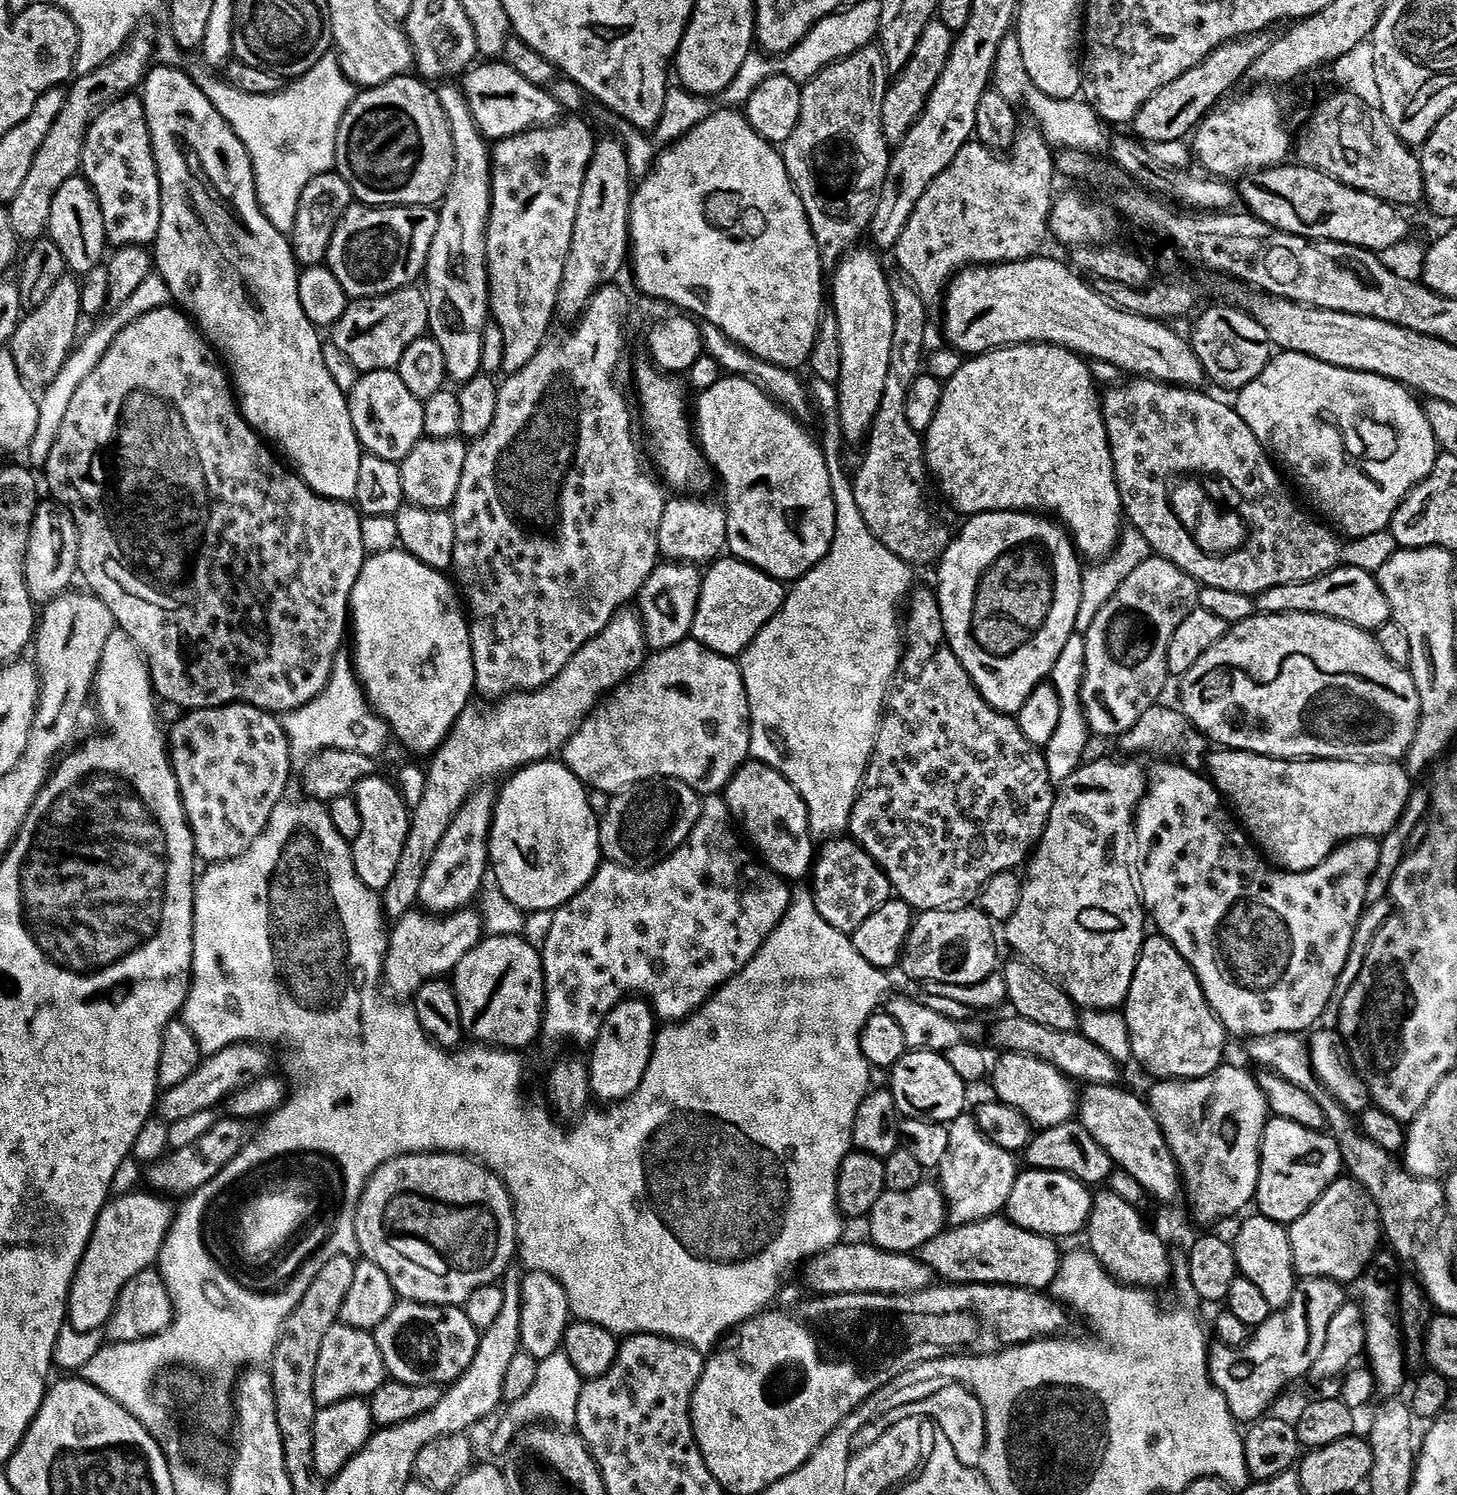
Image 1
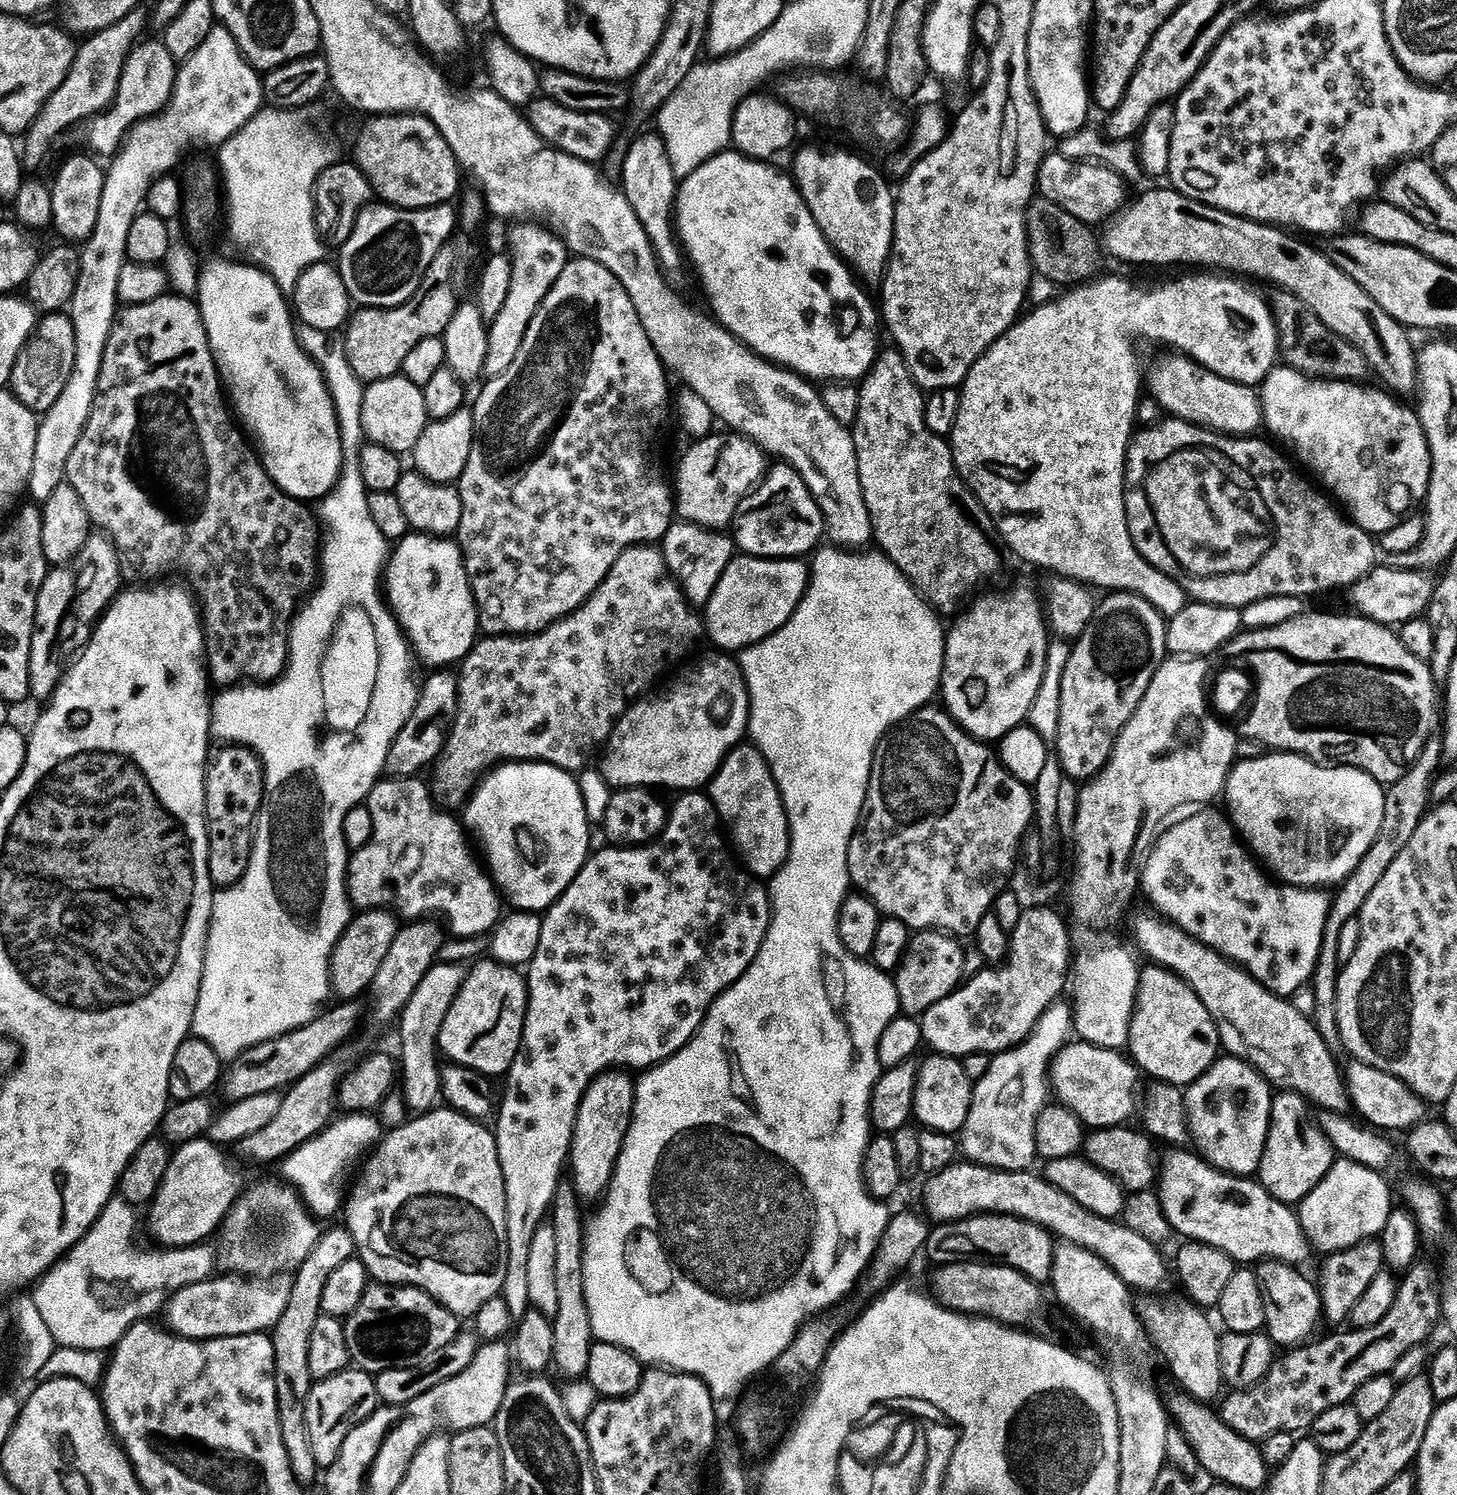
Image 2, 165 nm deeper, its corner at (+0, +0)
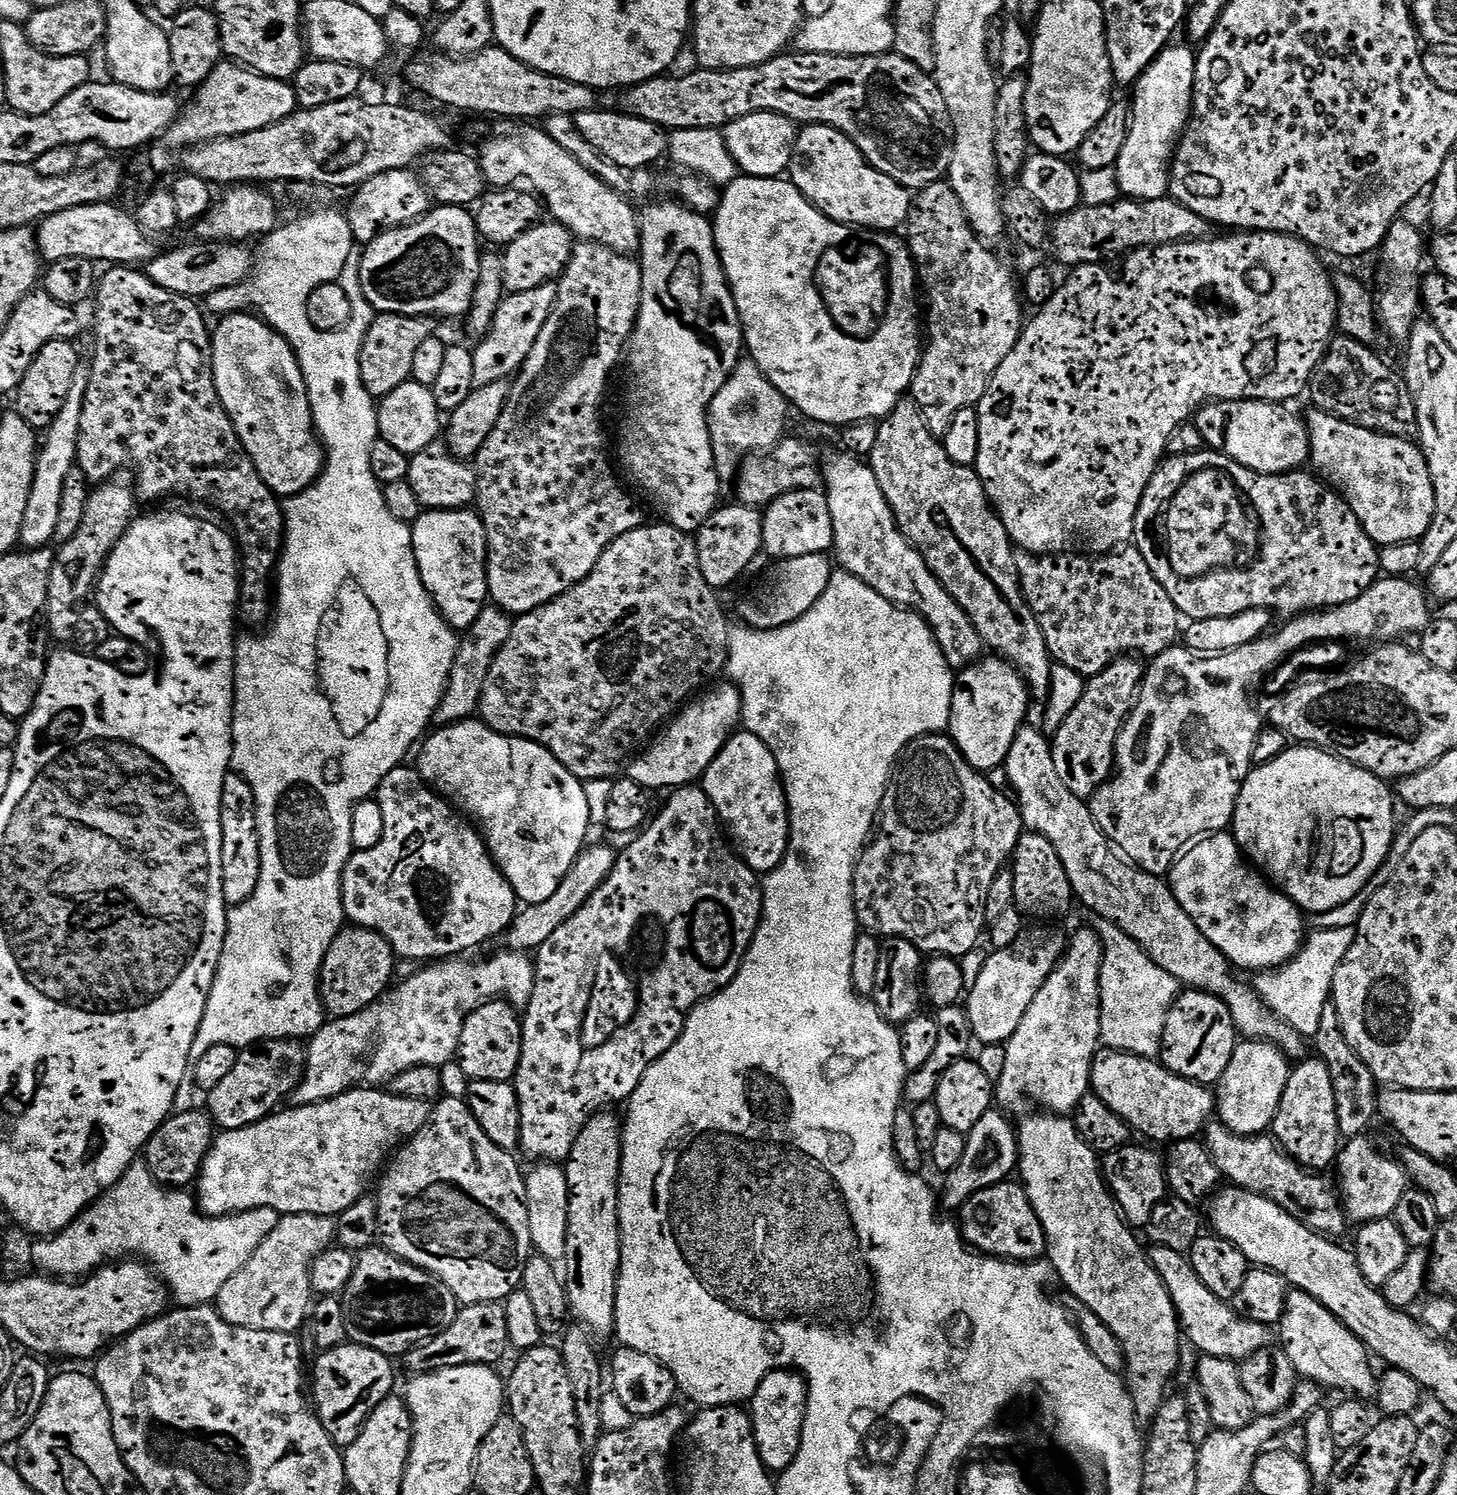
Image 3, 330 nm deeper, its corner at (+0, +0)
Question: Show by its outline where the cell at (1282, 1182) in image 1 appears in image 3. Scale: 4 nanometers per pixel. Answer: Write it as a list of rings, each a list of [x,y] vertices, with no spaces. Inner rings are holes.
[[[1319,1058],[1304,1060],[1297,1068],[1295,1065],[1289,1071],[1286,1090],[1282,1094],[1282,1102],[1278,1106],[1276,1119],[1272,1122],[1270,1132],[1288,1155],[1293,1156],[1299,1164],[1304,1165],[1309,1170],[1324,1170],[1324,1167],[1331,1160],[1333,1163],[1337,1159],[1342,1137],[1339,1132],[1338,1114],[1336,1113],[1334,1085],[1331,1081],[1330,1070],[1327,1069],[1324,1060]]]

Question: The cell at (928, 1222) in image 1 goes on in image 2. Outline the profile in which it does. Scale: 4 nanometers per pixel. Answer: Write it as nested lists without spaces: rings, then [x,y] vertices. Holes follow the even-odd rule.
[[[957,1162],[943,1172],[935,1173],[924,1192],[924,1200],[928,1204],[938,1206],[938,1216],[944,1220],[943,1223],[955,1223],[964,1219],[971,1219],[975,1215],[993,1214],[1018,1217],[1021,1220],[1030,1221],[1040,1228],[1048,1230],[1061,1241],[1068,1240],[1071,1245],[1092,1251],[1096,1256],[1102,1258],[1112,1268],[1125,1270],[1124,1268],[1142,1268],[1148,1272],[1156,1272],[1160,1280],[1168,1276],[1165,1269],[1168,1264],[1163,1251],[1155,1244],[1144,1238],[1144,1236],[1133,1232],[1125,1223],[1108,1219],[1102,1219],[1100,1215],[1086,1210],[1084,1206],[1070,1198],[1062,1190],[1058,1190],[1043,1175],[1035,1176],[1035,1171],[1003,1172],[996,1168],[984,1167],[971,1162]]]

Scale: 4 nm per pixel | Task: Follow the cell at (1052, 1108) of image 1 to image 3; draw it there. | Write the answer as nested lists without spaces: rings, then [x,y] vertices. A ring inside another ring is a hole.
[[[1111,1050],[1101,1051],[1093,1062],[1091,1091],[1139,1135],[1141,1132],[1152,1140],[1175,1142],[1199,1137],[1216,1108],[1211,1087],[1175,1076],[1155,1059]]]

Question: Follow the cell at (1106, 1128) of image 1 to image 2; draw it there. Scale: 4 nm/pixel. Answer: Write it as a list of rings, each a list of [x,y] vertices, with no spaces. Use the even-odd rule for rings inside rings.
[[[1176,1151],[1180,1152],[1170,1153],[1165,1160],[1163,1157],[1162,1173],[1158,1178],[1160,1207],[1164,1209],[1173,1233],[1198,1244],[1220,1248],[1244,1266],[1265,1260],[1304,1266],[1314,1256],[1299,1215],[1289,1205],[1276,1200],[1263,1184],[1213,1168],[1203,1155],[1195,1151]]]

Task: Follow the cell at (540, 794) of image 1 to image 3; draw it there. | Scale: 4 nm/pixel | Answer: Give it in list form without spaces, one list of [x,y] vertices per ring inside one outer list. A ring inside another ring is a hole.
[[[479,718],[459,720],[456,724],[440,726],[435,730],[437,732],[434,733],[435,731],[433,731],[418,748],[418,753],[420,752],[418,771],[425,784],[435,789],[439,795],[454,802],[457,809],[463,810],[475,821],[479,831],[482,833],[482,839],[492,859],[496,862],[496,867],[503,872],[506,879],[510,882],[510,886],[516,892],[517,901],[523,902],[528,906],[535,906],[546,902],[546,898],[550,898],[550,894],[554,894],[554,890],[558,890],[558,886],[564,881],[566,874],[572,869],[574,862],[579,858],[580,853],[583,852],[586,847],[586,841],[584,841],[584,839],[587,838],[588,832],[590,833],[590,806],[586,798],[585,785],[577,776],[570,774],[570,770],[566,770],[566,766],[562,766],[562,762],[558,762],[558,758],[554,758],[554,754],[550,754],[550,750],[546,750],[538,742],[524,740],[521,736],[505,736],[502,732],[495,732],[495,730],[489,728],[488,725]]]

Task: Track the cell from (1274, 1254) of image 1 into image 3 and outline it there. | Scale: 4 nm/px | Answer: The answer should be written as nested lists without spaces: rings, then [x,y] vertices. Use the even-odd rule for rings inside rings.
[[[1299,1290],[1289,1291],[1288,1305],[1284,1308],[1278,1331],[1284,1339],[1282,1349],[1293,1363],[1297,1377],[1312,1380],[1325,1389],[1337,1388],[1344,1392],[1340,1394],[1355,1394],[1360,1398],[1377,1395],[1378,1376],[1372,1373],[1373,1361],[1368,1349],[1345,1324],[1334,1318],[1334,1314],[1330,1314],[1330,1310],[1326,1310],[1326,1306],[1319,1304],[1310,1294]]]

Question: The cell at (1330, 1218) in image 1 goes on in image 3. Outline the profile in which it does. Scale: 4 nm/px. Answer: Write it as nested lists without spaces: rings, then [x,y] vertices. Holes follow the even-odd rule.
[[[1363,1134],[1356,1139],[1349,1139],[1338,1152],[1338,1165],[1340,1164],[1338,1192],[1342,1197],[1342,1208],[1347,1215],[1349,1212],[1354,1219],[1360,1220],[1359,1222],[1385,1220],[1391,1217],[1398,1202],[1402,1202],[1404,1192],[1410,1187],[1410,1179],[1401,1161],[1383,1156],[1367,1138],[1368,1136]]]

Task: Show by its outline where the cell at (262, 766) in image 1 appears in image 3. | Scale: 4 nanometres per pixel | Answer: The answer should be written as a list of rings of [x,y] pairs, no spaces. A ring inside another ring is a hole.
[[[230,774],[222,788],[222,894],[229,906],[247,905],[252,899],[258,878],[262,858],[260,857],[260,835],[256,817],[256,799],[254,790],[239,774]]]

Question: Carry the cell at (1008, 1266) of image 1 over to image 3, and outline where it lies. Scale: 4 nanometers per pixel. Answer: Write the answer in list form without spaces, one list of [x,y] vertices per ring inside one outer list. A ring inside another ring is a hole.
[[[1012,1183],[995,1184],[986,1190],[978,1190],[978,1194],[974,1194],[966,1201],[963,1208],[958,1212],[958,1217],[961,1220],[959,1223],[962,1225],[962,1235],[973,1249],[989,1256],[999,1256],[1017,1262],[1036,1262],[1046,1252],[1044,1228],[1040,1224],[1038,1214],[1034,1214],[1034,1206],[1030,1206],[1030,1198],[1026,1194],[1023,1183]]]

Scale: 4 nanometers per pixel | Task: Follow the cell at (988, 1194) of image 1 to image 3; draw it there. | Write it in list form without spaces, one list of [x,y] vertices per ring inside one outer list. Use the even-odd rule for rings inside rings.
[[[1080,928],[1066,940],[1063,956],[1056,969],[1046,978],[1042,990],[1034,998],[1018,1024],[1017,1030],[1005,1041],[1004,1072],[994,1086],[994,1098],[1001,1111],[1023,1118],[1037,1110],[1059,1116],[1070,1116],[1080,1107],[1082,1098],[1091,1091],[1093,1062],[1101,1047],[1100,979],[1104,961],[1104,941],[1088,928]]]

